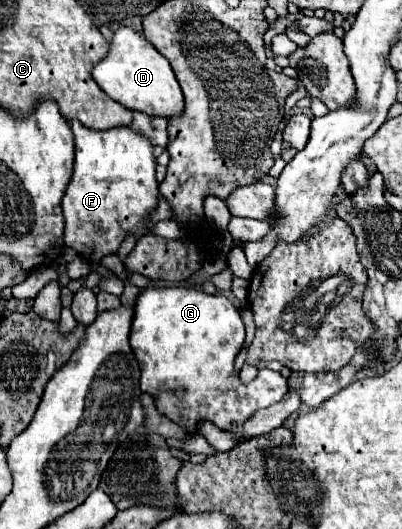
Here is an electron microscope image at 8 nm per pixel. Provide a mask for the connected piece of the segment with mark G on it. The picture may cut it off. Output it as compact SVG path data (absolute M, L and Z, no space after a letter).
M160 287L140 291L134 305L130 345L140 363L142 391L154 395L158 411L178 423L184 435L194 433L196 423L202 419L212 421L220 429L228 429L232 423L246 421L246 417L254 411L282 401L288 393L286 379L278 371L268 368L259 369L254 383L240 383L234 371L234 359L244 345L244 323L238 309L222 295L208 295L194 287Z

